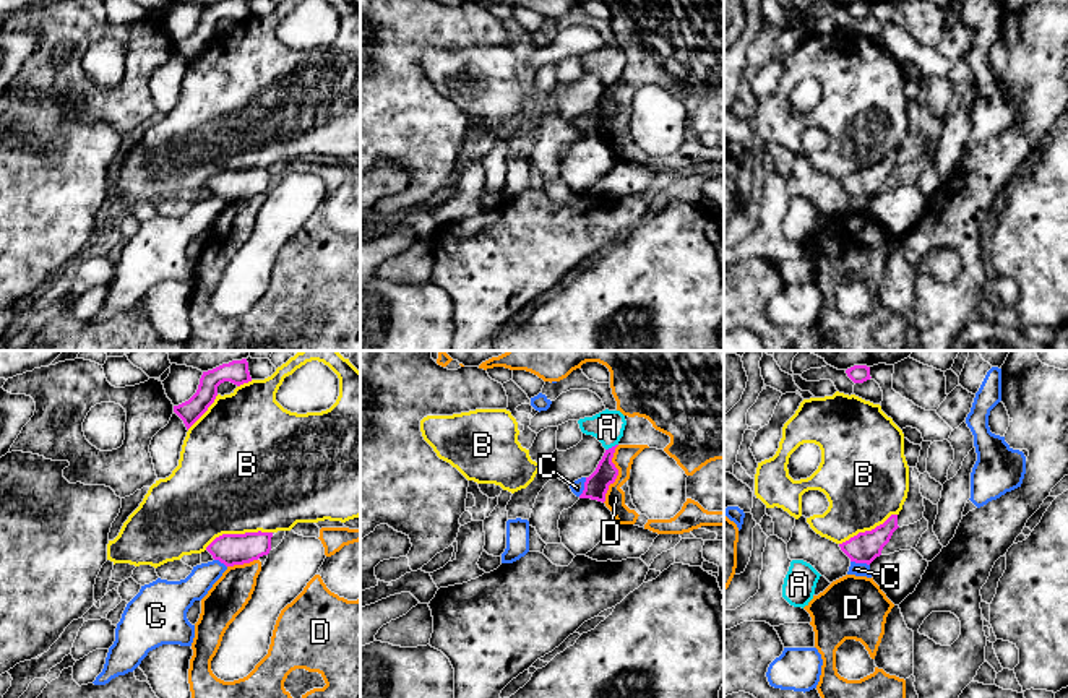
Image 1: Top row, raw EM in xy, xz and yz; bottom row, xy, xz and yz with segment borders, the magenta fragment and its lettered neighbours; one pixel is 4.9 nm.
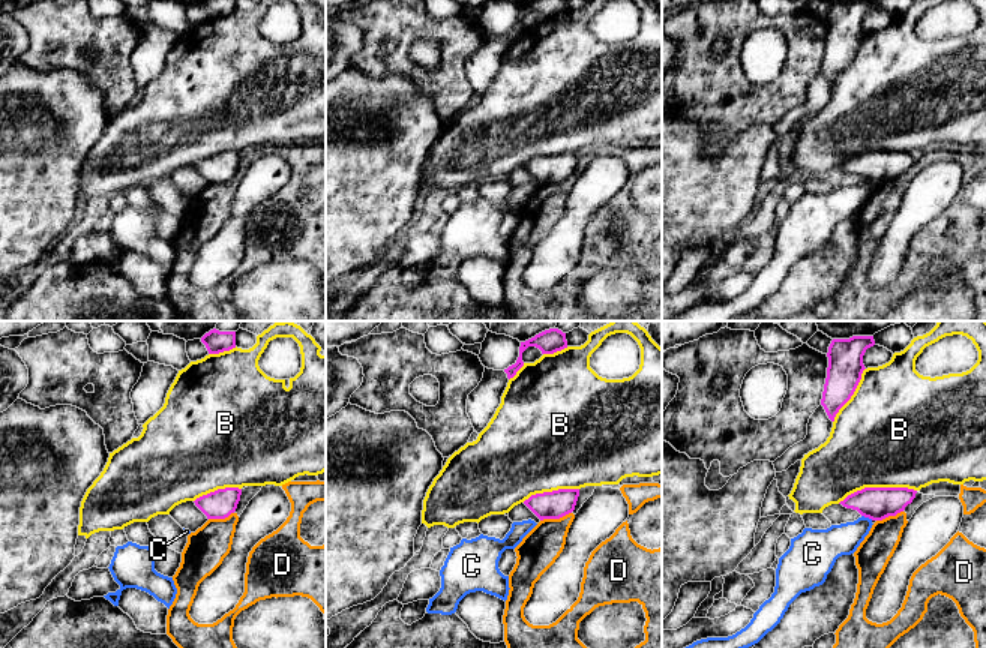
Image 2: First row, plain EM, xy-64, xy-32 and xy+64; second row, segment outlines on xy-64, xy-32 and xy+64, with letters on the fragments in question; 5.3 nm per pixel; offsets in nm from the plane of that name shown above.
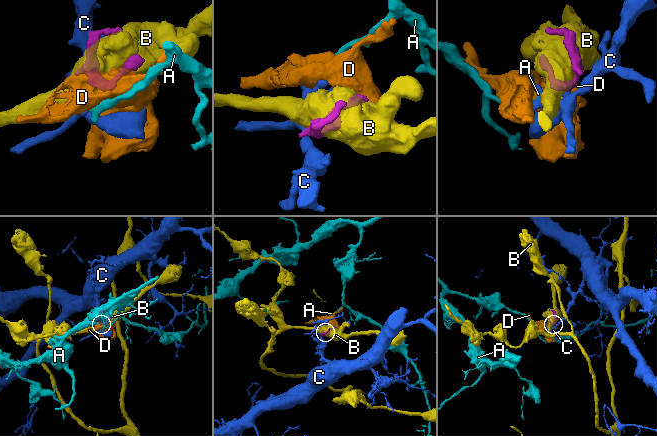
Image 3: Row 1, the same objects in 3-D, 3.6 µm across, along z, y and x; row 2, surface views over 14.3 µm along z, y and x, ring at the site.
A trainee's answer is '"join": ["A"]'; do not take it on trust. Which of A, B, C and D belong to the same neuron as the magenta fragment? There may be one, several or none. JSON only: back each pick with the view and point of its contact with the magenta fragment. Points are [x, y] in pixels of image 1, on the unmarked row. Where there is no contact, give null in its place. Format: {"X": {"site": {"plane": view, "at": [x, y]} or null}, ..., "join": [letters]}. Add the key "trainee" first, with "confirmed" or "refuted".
{"trainee": "refuted", "join": []}

